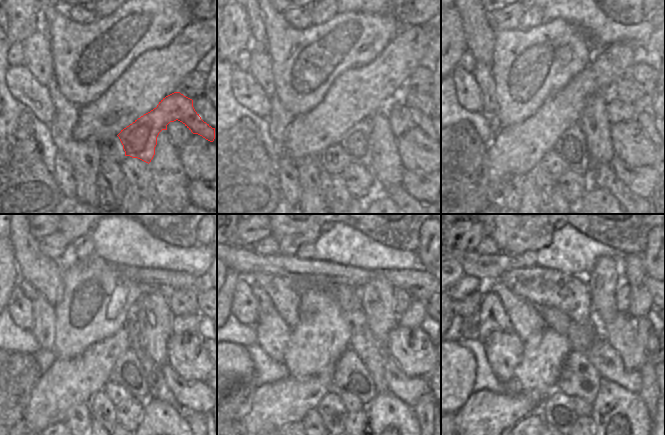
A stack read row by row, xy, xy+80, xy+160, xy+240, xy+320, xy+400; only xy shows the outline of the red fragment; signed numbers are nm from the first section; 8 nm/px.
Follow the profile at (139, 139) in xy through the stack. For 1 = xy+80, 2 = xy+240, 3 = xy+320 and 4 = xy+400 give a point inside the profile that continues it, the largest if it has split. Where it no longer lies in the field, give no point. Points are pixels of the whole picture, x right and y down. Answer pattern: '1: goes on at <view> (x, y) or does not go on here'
1: goes on at xy+80 (356, 142)
2: goes on at xy+240 (127, 371)
3: goes on at xy+320 (349, 373)
4: goes on at xy+400 (577, 377)

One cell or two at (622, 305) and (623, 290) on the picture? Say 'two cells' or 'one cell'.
one cell

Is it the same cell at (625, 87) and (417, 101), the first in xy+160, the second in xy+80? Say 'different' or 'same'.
same

